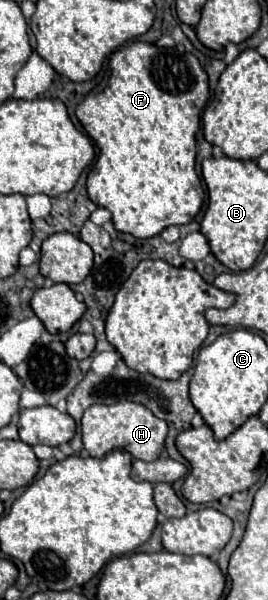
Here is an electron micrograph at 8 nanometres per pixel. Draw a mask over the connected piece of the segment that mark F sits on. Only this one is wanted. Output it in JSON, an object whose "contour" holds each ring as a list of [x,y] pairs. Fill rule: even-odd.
{"contour":[[[131,42],[111,54],[109,76],[85,98],[89,108],[77,108],[75,114],[99,146],[99,158],[87,174],[89,198],[113,214],[113,224],[119,232],[133,234],[135,238],[151,238],[167,226],[189,224],[197,216],[205,192],[195,172],[195,134],[207,100],[207,74],[199,60],[181,48]]]}

